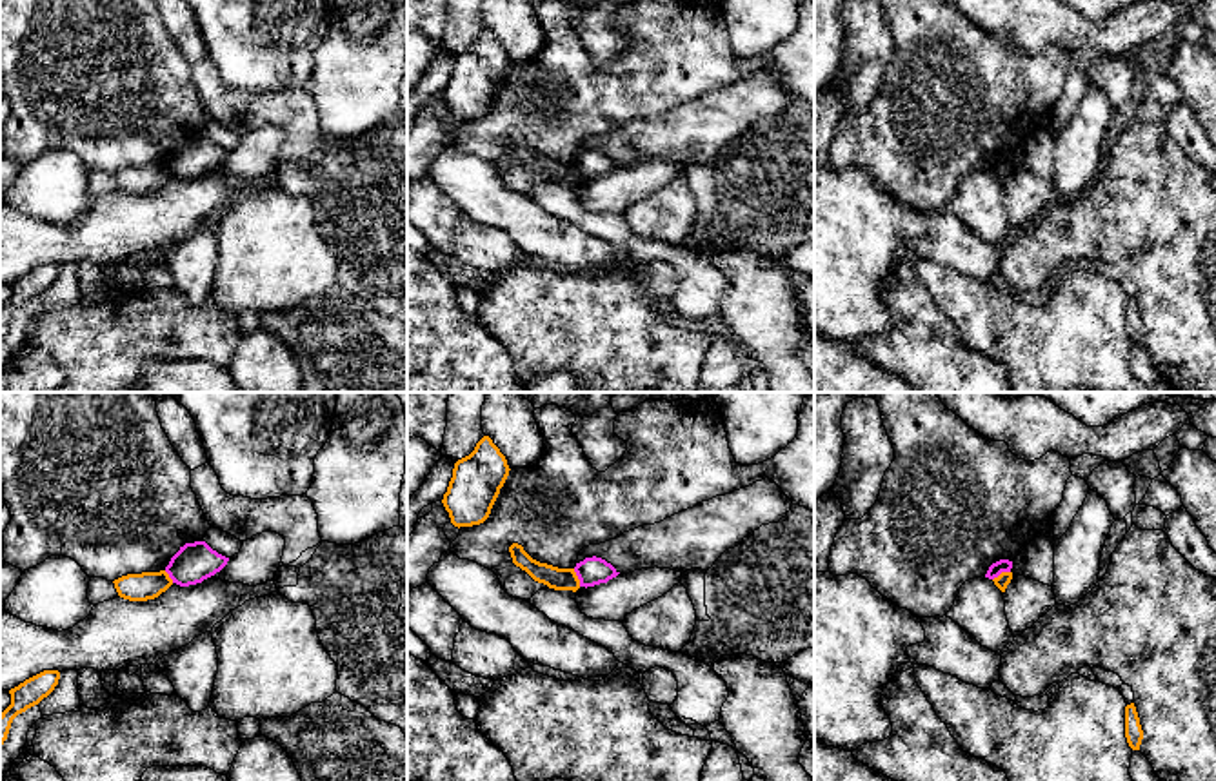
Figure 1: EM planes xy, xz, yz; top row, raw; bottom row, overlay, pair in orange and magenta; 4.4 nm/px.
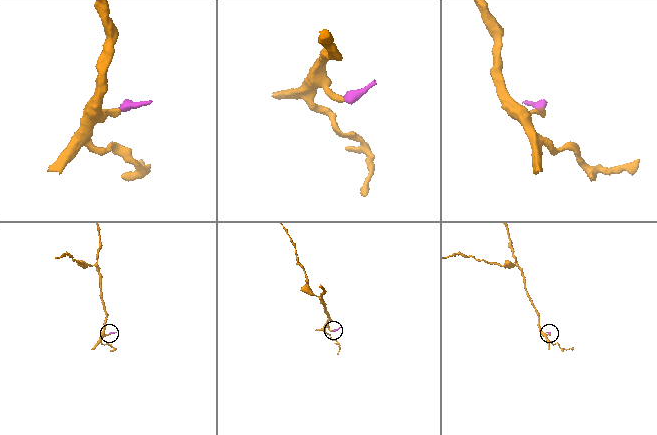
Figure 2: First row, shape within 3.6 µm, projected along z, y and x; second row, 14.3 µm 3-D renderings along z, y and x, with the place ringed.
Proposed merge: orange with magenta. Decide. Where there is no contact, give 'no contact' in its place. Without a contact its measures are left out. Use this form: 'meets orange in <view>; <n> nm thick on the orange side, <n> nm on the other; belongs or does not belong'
meets orange in xz; 100 nm thick on the orange side, 130 nm on the other; does not belong

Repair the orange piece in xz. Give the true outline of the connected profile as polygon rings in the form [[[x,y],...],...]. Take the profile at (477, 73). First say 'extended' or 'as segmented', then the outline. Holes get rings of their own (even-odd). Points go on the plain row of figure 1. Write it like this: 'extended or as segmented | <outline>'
as segmented | [[[483,29],[469,49],[454,56],[442,93],[451,116],[458,122],[483,116],[509,64],[505,49],[489,29]]]

